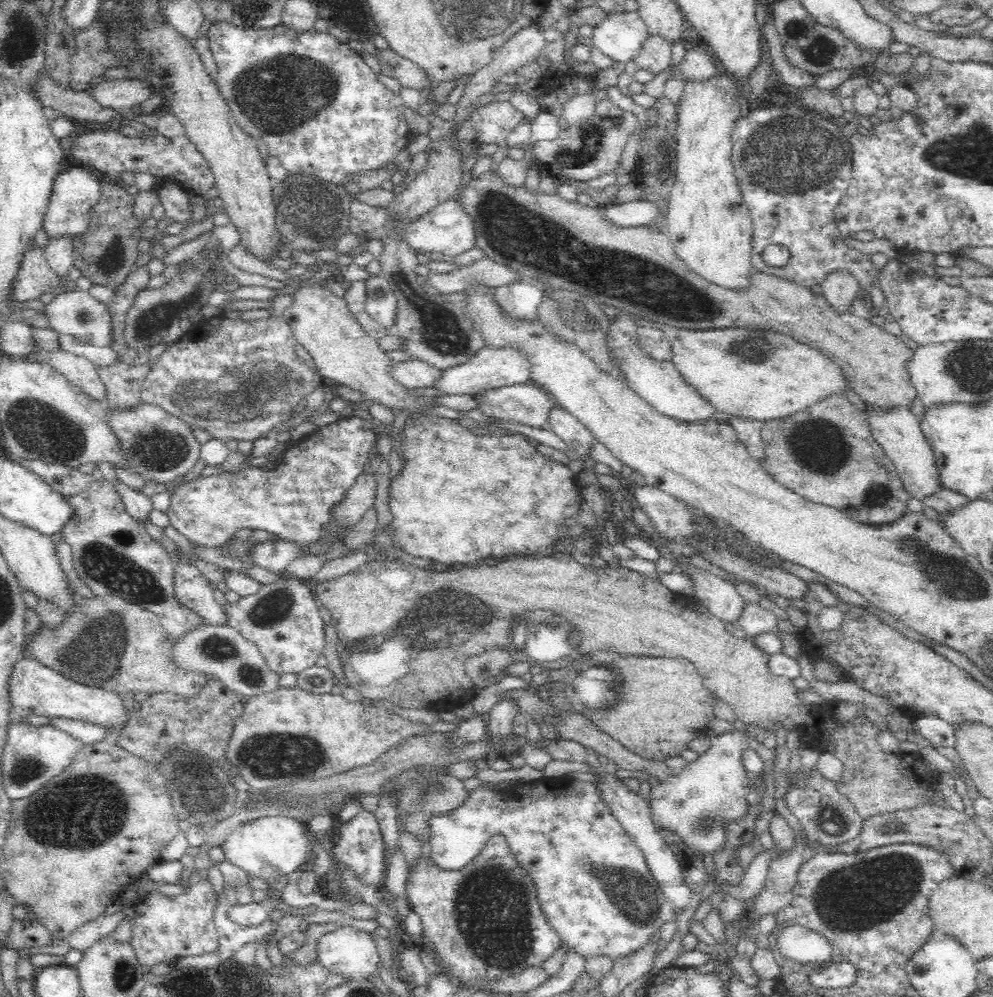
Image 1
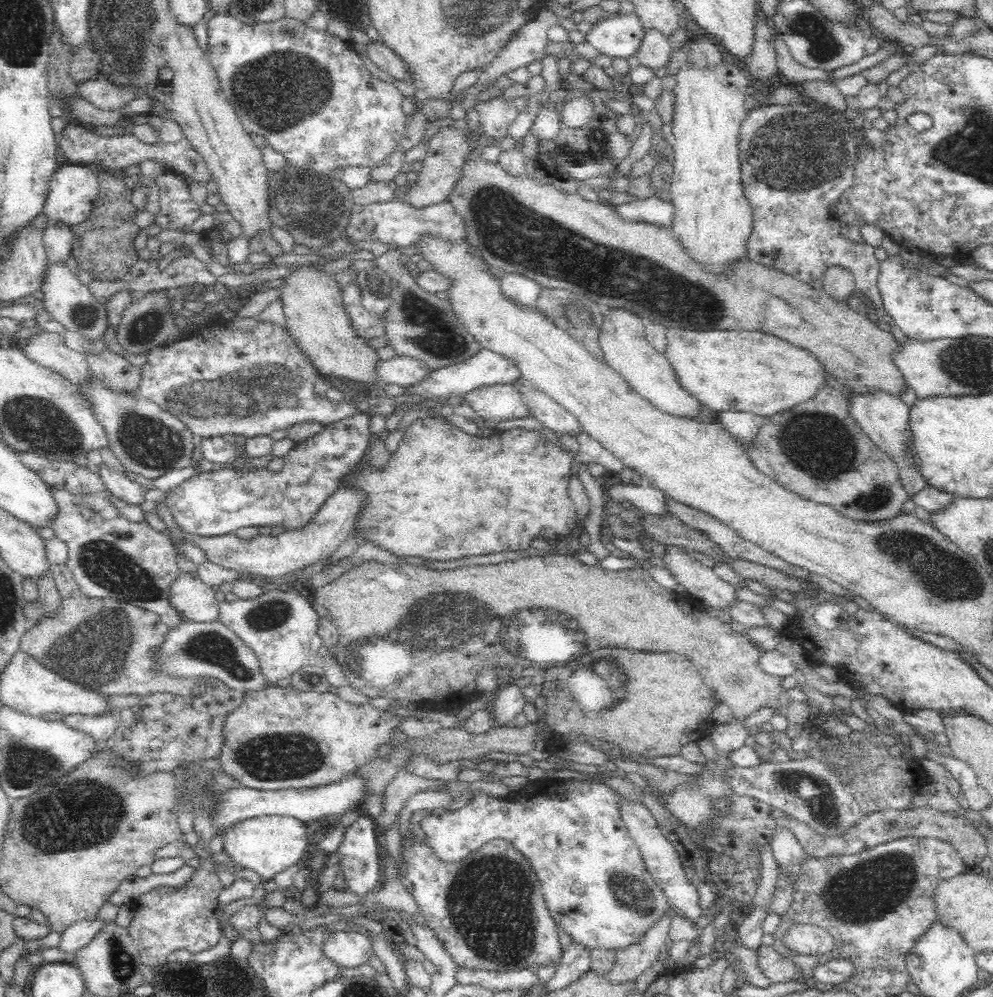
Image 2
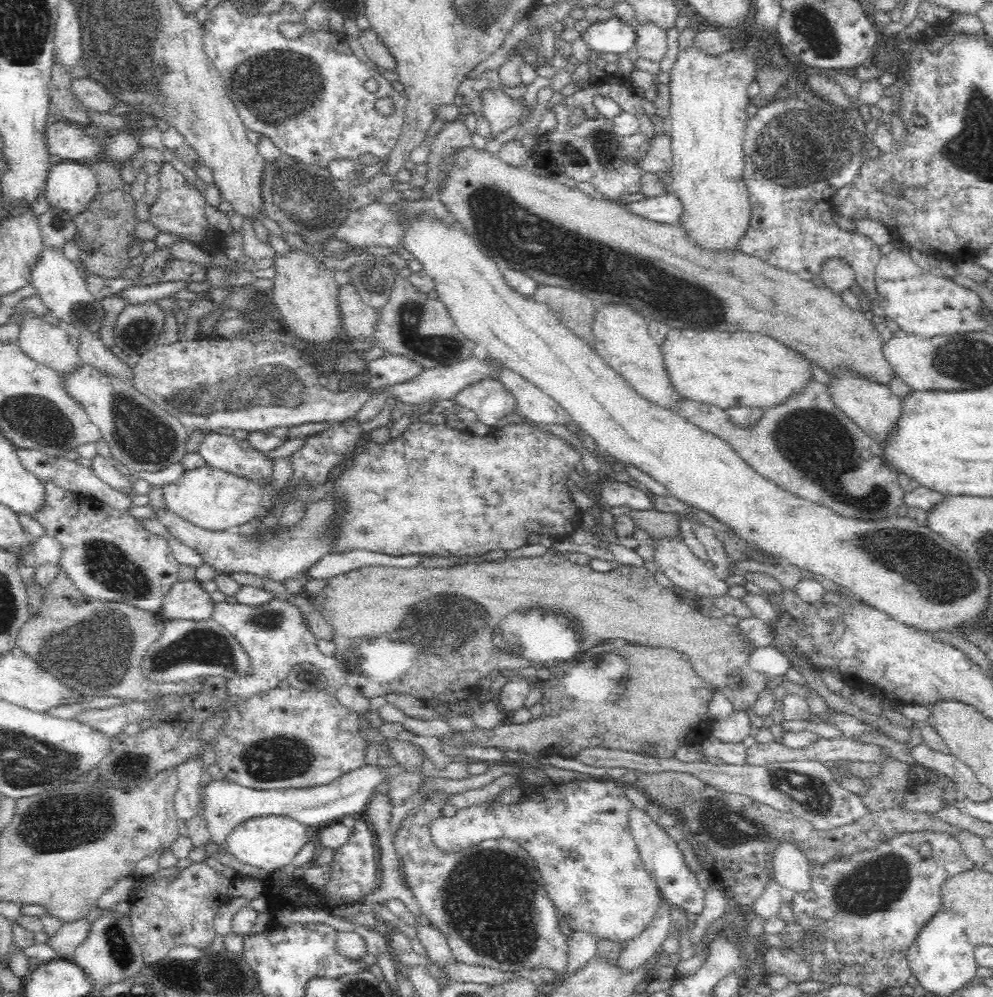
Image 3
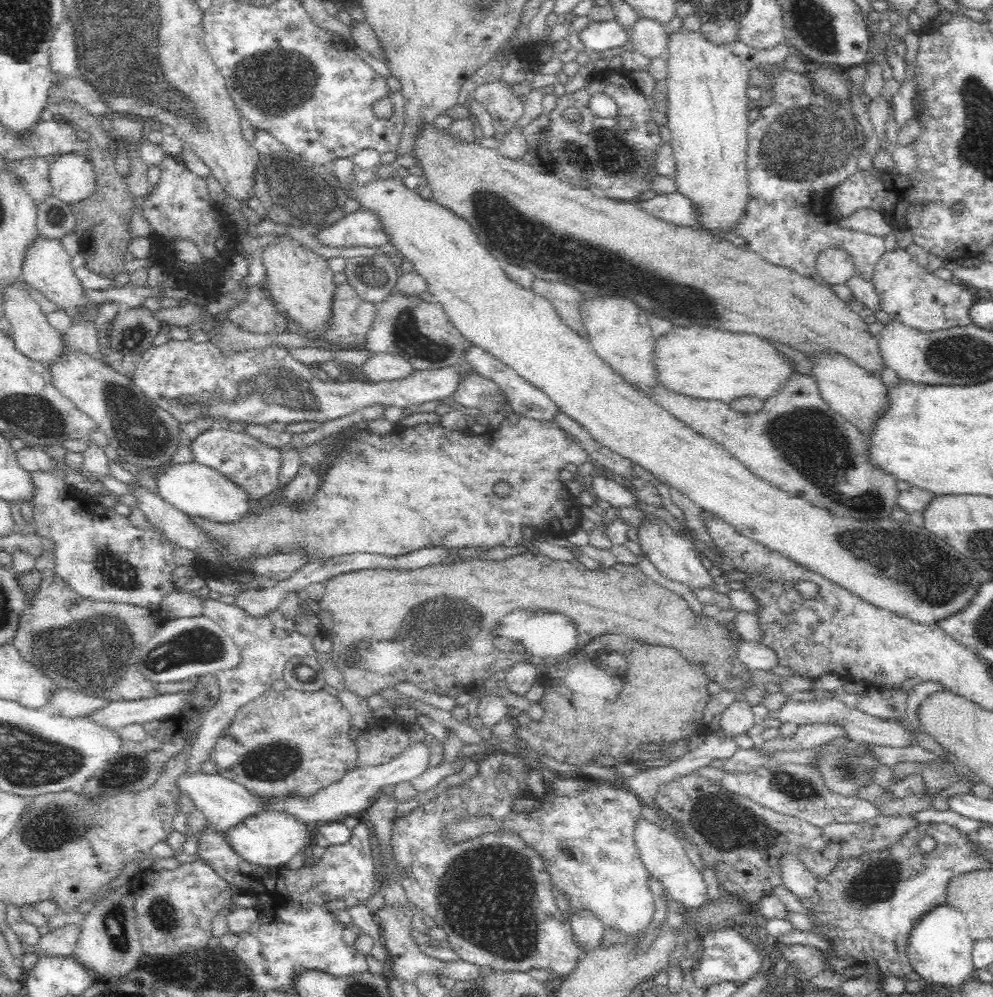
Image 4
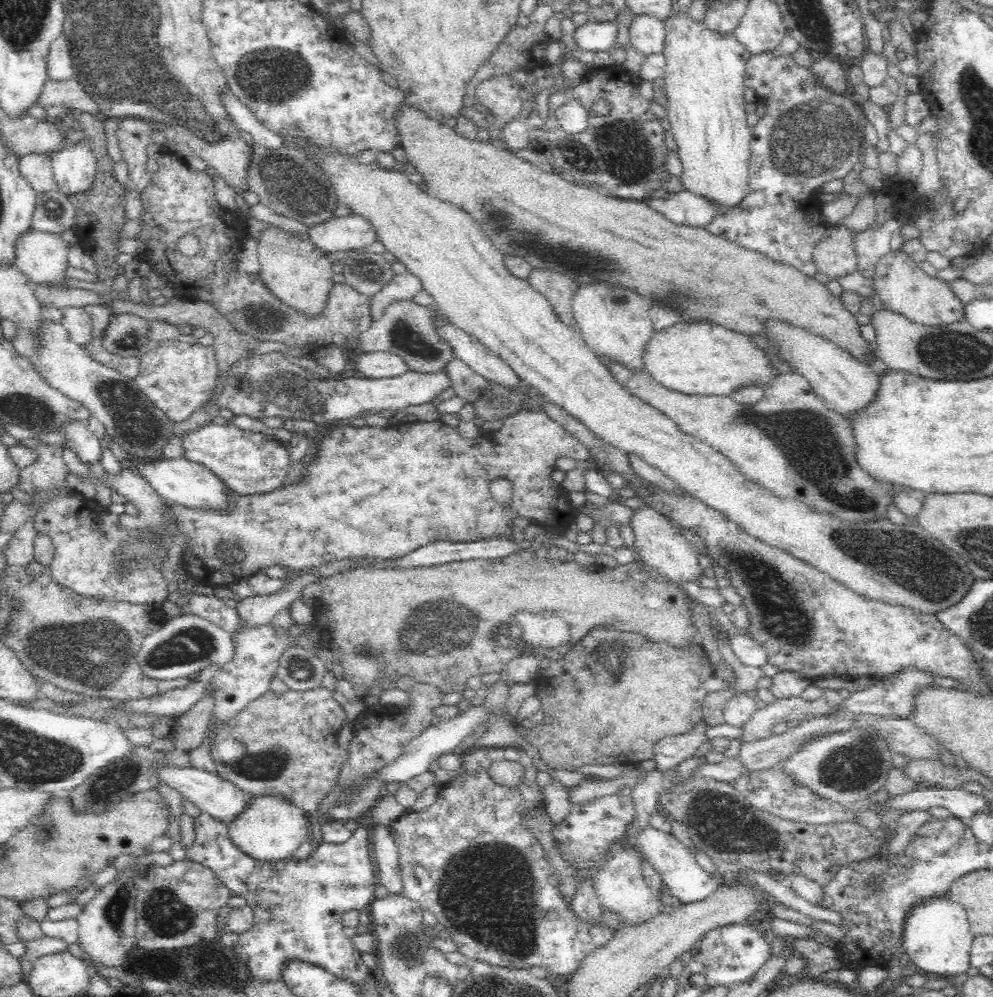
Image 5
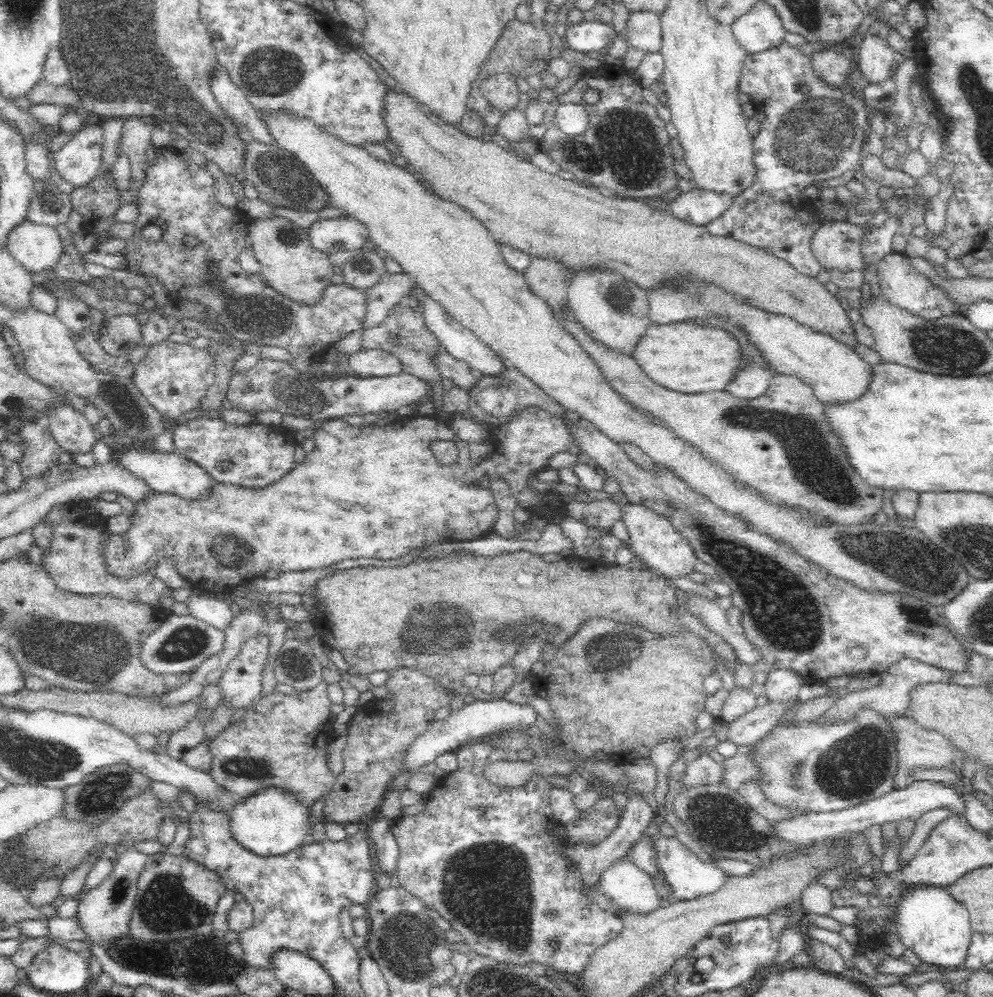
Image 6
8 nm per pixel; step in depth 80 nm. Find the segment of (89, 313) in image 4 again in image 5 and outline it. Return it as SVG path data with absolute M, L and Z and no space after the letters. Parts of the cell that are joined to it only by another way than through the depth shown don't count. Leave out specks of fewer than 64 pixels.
M32 230L17 242L17 268L34 285L70 290L68 253L62 236Z

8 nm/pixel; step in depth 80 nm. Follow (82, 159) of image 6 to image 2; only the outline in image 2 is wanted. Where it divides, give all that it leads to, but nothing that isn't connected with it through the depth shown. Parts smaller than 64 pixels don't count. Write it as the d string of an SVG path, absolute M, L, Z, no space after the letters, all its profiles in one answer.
M69 163L62 165L54 174L49 184L48 198L44 206L44 218L47 224L64 225L72 230L88 221L93 202L98 198L99 180L91 165Z

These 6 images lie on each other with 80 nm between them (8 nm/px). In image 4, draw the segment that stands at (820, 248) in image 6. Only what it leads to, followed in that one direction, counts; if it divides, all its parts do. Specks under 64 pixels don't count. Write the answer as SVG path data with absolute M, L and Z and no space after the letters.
M827 251L817 259L817 273L824 278L826 285L842 286L856 274L852 259L844 251Z

